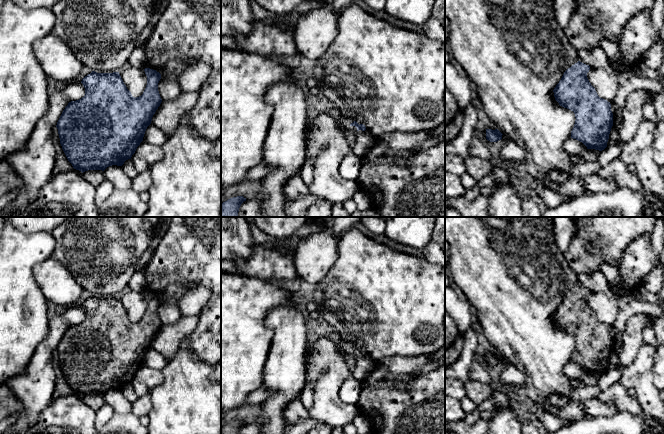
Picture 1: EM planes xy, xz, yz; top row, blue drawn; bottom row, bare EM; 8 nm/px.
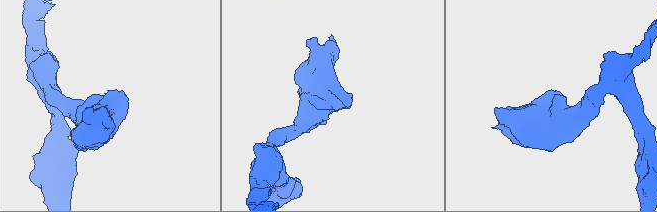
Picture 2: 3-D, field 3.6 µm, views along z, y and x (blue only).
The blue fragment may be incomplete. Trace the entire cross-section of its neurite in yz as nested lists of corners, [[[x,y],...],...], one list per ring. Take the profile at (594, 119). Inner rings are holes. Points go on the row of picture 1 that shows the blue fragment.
[[[578,61],[564,72],[553,92],[559,105],[573,111],[575,114],[576,120],[571,131],[571,138],[582,142],[587,149],[602,151],[607,147],[609,134],[613,126],[613,113],[610,102],[600,98],[589,82],[587,78],[589,70],[589,65]]]

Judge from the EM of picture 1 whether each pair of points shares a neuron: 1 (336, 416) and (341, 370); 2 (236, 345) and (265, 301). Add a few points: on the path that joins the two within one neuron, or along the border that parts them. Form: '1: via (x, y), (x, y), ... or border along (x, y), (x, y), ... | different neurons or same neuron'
1: via (332, 405), (332, 381) | same neuron
2: via (236, 334), (236, 330), (254, 312) | same neuron

